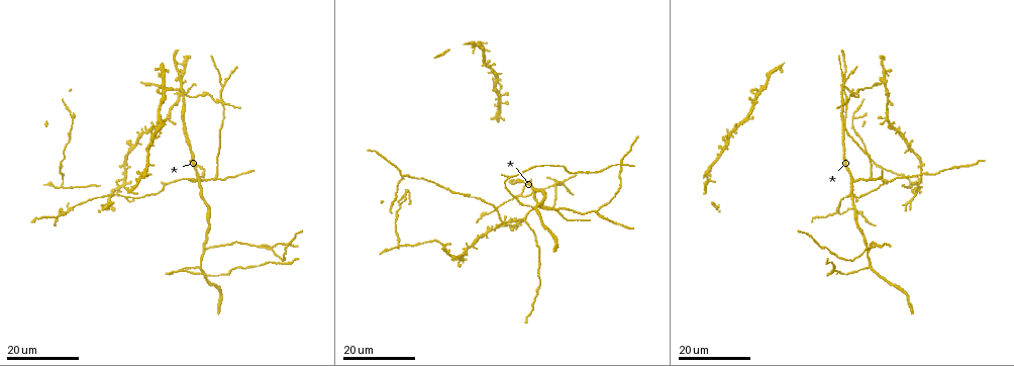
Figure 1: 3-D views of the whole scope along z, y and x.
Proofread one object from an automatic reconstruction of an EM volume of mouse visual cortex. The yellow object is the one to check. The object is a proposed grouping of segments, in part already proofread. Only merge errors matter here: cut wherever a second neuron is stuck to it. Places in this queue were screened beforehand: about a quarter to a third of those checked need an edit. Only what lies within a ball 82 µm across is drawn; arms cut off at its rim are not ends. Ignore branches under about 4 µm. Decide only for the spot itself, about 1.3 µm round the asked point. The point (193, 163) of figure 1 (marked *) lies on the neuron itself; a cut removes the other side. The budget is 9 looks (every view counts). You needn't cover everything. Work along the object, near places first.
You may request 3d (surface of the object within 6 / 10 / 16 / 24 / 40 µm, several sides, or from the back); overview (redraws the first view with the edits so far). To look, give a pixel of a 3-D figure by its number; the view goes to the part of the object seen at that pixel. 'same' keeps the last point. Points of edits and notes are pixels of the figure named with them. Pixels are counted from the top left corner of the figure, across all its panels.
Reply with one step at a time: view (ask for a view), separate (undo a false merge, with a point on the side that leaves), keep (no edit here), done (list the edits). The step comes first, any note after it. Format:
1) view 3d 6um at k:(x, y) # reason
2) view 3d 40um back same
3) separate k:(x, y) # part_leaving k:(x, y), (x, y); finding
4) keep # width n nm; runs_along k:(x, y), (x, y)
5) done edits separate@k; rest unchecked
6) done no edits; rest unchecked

view 3d 24um at 1:(202, 251) # side arm on a straight run

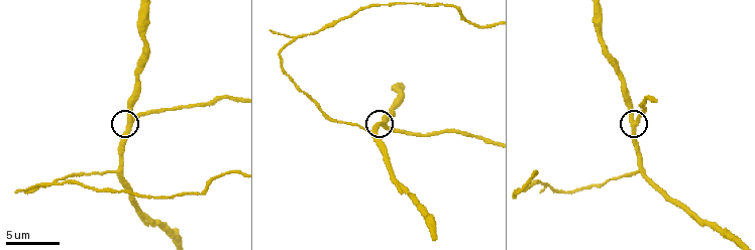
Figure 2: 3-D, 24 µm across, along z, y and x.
view 3d 6um at 2:(633, 124) # closer look

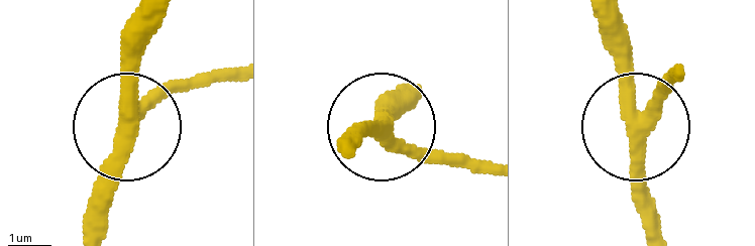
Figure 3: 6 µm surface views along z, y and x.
view 3d 6um back at 3:(641, 127)

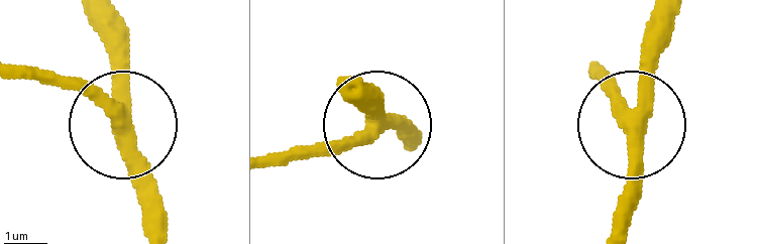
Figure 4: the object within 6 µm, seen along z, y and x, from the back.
keep # runs_along 4:(352, 81), (363, 134), (302, 152); one neuron here

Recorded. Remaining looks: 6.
view 3d 10um at 2:(370, 130) # three-way junction

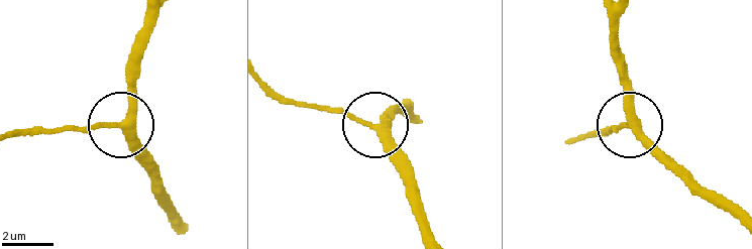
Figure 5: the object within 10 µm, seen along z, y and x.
keep # width 280 nm; runs_along 5:(406, 100), (378, 130), (412, 166); continuous, no second neuron

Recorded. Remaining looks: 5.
view 3d 16um at 1:(912, 192)

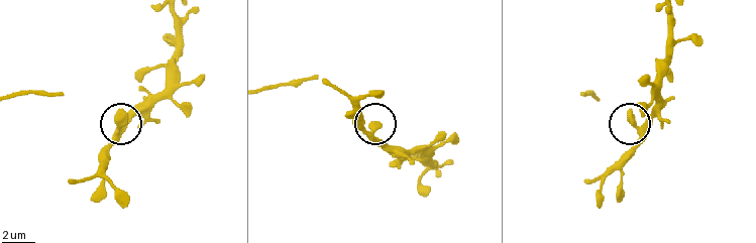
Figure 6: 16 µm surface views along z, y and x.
view 3d 6um at 6:(374, 127)

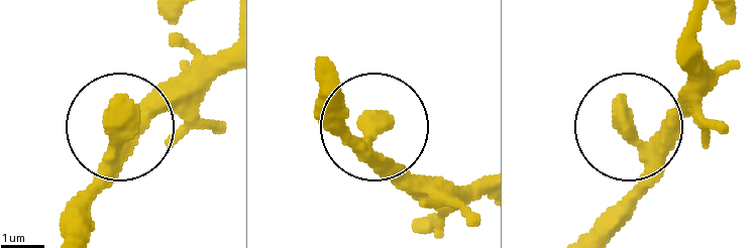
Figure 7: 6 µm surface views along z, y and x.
keep # runs_along 7:(475, 196), (422, 192), (379, 134), (327, 130); all the same neuron

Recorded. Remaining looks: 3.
view 3d 16um at 1:(909, 187) # a fork

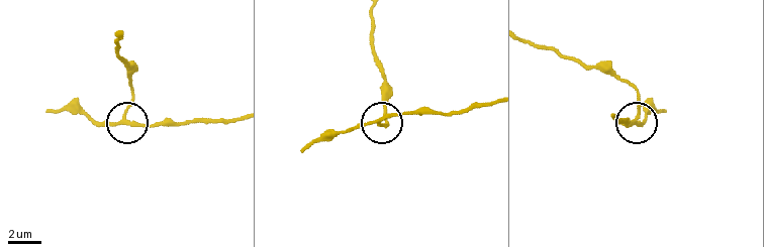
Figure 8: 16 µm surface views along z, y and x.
view 3d 10um at 8:(123, 117)

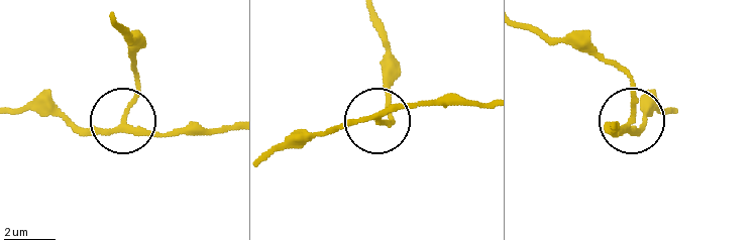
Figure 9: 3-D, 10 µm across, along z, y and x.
keep # width 190 nm; continuous, no second neuron

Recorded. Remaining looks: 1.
done no edits; rest unchecked

